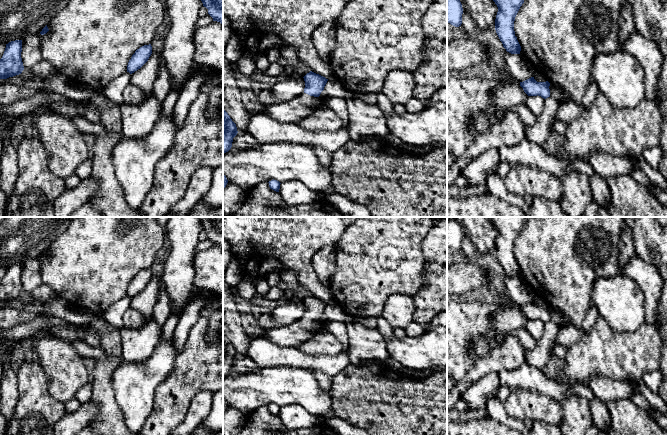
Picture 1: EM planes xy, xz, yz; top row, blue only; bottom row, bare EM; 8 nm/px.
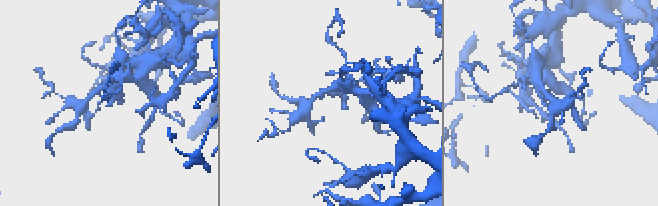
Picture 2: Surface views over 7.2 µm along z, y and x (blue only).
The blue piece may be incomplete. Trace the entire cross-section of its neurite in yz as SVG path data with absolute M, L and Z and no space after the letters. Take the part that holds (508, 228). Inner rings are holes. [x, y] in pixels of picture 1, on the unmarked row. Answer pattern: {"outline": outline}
{"outline": "M490 217L498 231L495 254L507 276L520 278L521 270L515 260L515 241L528 217Z"}

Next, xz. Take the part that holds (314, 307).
{"outline": "M312 295L304 301L304 316L290 325L266 330L268 339L279 346L296 347L309 340L321 326L319 321L328 305Z"}

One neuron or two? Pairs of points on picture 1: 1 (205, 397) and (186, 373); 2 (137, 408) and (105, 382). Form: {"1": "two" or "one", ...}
{"1": "two", "2": "two"}

